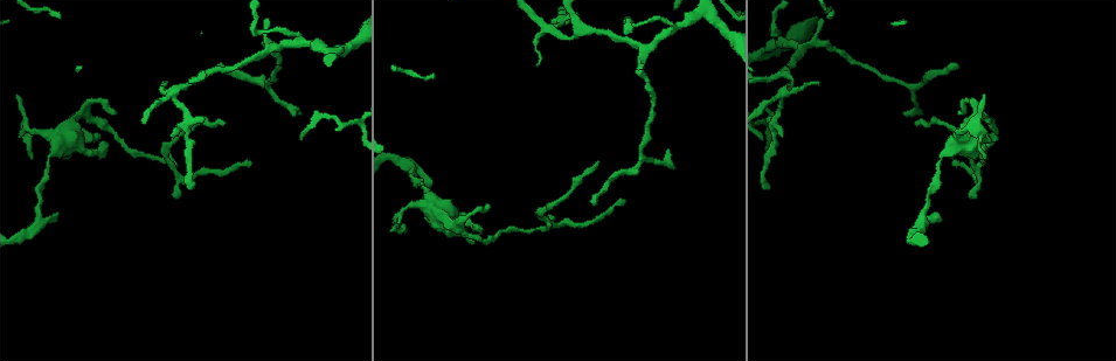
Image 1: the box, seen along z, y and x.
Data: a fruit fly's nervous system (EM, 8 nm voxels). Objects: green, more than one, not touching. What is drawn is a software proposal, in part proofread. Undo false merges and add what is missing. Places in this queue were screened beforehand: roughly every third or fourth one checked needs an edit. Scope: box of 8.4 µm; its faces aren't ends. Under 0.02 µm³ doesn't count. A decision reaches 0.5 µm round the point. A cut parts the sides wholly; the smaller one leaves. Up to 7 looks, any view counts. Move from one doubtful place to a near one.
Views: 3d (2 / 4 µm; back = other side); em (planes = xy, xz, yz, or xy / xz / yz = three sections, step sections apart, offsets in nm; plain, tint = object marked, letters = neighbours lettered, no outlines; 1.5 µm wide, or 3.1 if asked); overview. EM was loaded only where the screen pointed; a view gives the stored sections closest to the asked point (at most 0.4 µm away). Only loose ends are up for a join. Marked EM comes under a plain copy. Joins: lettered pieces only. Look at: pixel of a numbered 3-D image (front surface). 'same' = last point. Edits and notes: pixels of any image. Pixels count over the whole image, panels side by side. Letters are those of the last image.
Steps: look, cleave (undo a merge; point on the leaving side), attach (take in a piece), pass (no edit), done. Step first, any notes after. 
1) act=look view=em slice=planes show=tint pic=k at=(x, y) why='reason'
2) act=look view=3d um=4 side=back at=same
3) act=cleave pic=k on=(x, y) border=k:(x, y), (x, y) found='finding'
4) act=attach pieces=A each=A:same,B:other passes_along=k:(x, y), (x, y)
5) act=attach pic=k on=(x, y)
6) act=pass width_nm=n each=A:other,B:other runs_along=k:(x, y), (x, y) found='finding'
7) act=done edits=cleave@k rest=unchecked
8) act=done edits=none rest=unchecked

act=look view=em slice=planes show=letters pic=1 at=(221, 123)

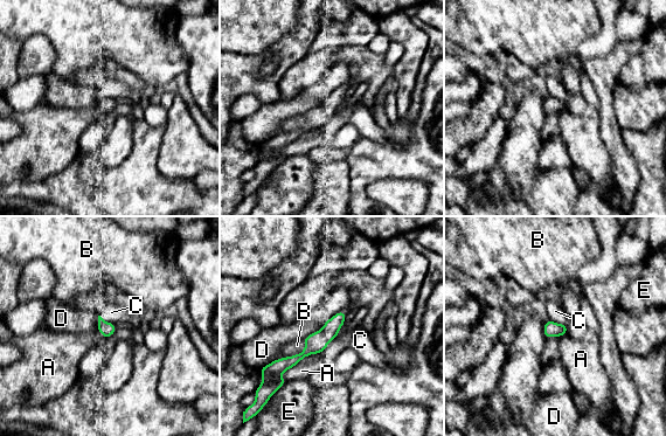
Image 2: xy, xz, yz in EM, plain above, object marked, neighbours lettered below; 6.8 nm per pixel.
act=pass each=A:other,B:other,C:other,D:other,E:other border=2:(98, 315), (117, 326) found='no lettered piece goes on from it'

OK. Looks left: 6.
act=look view=em slice=xy step=4 show=tint pic=1 at=(767, 50) why='abrupt turn'

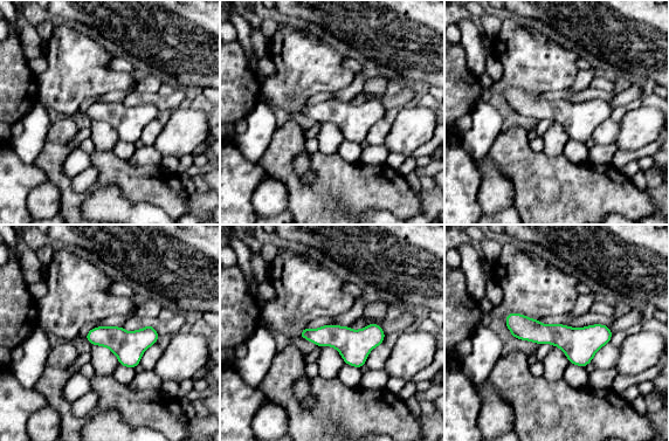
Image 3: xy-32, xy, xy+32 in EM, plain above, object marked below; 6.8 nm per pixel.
act=look view=em slice=planes show=tint at=same

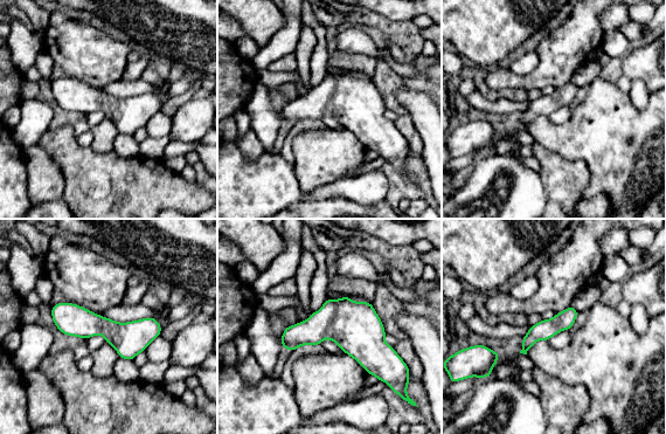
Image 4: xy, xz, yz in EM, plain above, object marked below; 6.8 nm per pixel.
act=look view=em slice=planes show=letters at=same why='see the neighbours'

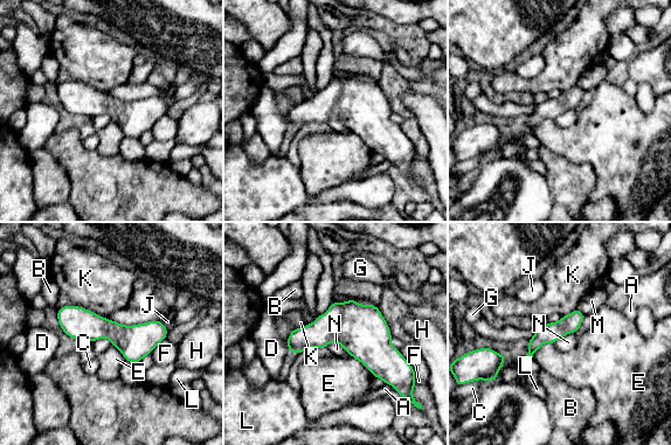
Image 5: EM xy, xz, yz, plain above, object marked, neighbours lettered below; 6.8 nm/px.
act=pass each=A:other,B:other,C:other,D:other,E:other,F:other,G:other,H:other,J:other,K:other,L:other,M:other,N:other border=5:(326, 343), (339, 343), (351, 355) found='all the same neuron'

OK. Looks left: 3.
act=look view=3d um=2 pic=1 at=(107, 152) why='tapers out'

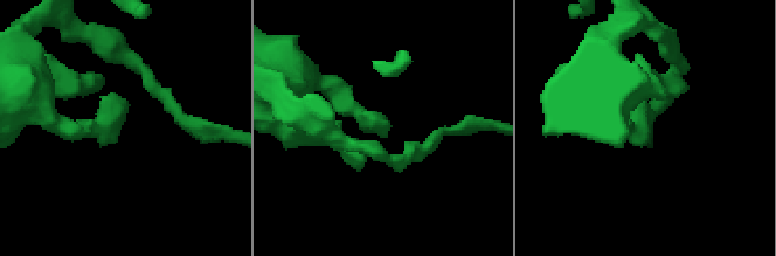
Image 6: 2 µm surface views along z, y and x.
act=look view=em slice=planes show=letters pic=6 at=(649, 117) why='shape alone is not enough'

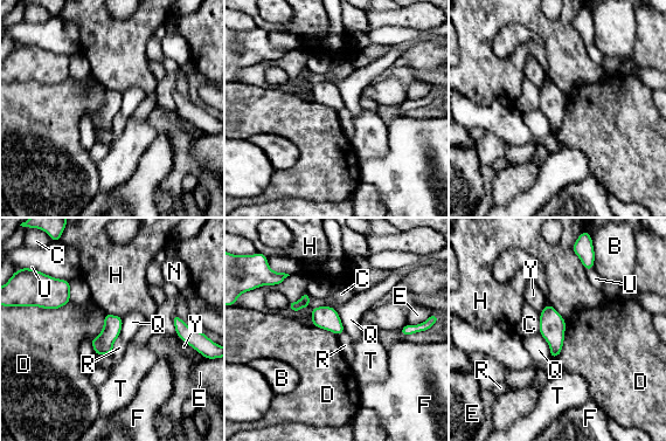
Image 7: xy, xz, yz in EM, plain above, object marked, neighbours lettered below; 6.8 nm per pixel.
act=pass each=B:other,C:other,D:other,E:other,F:other,H:other,N:other,Q:other,R:other,T:other,U:other,Y:other border=7:(566, 321), (563, 346), (557, 356) found='no lettered piece goes on from it'

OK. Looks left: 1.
act=done edits=none rest=unchecked

